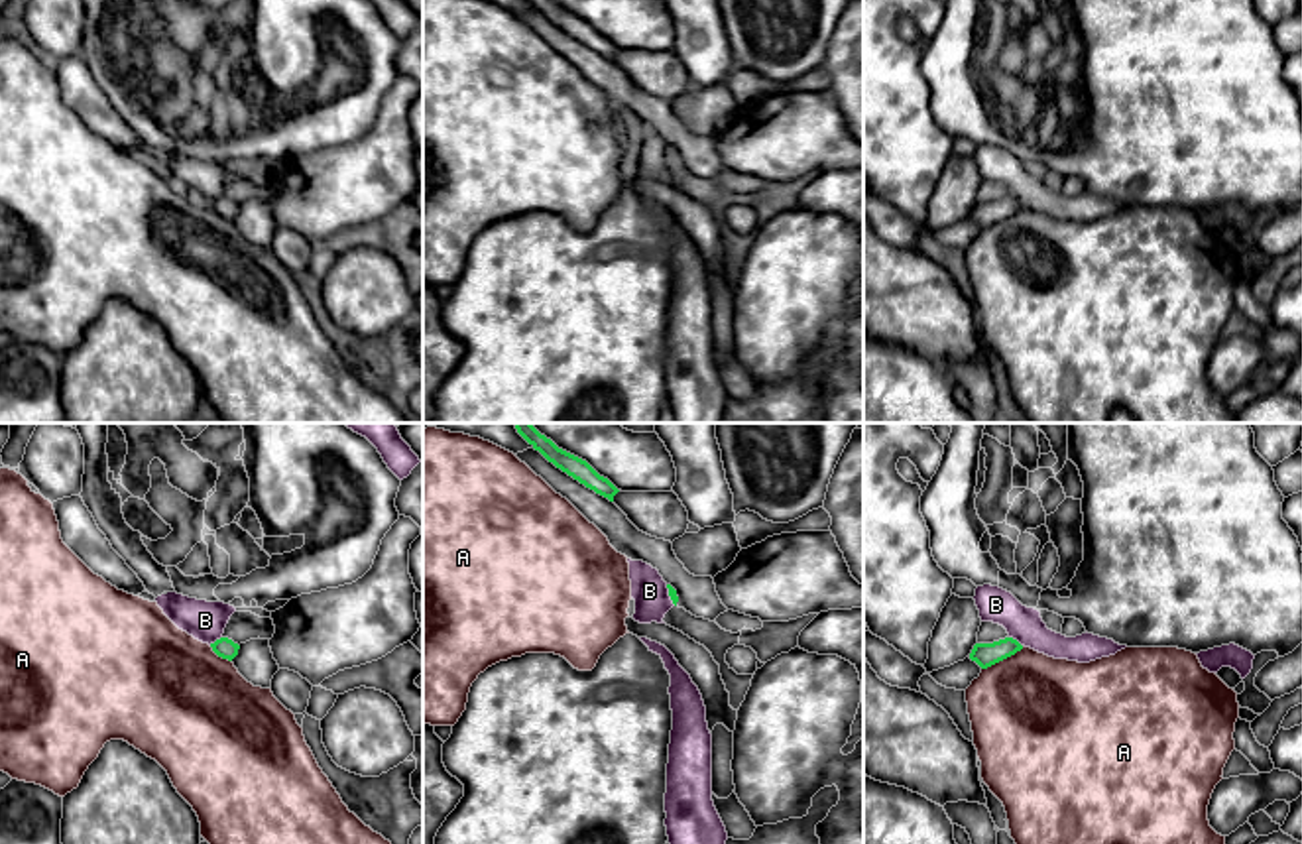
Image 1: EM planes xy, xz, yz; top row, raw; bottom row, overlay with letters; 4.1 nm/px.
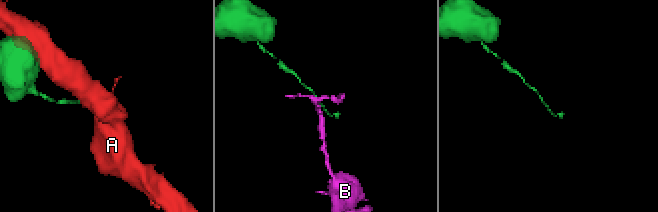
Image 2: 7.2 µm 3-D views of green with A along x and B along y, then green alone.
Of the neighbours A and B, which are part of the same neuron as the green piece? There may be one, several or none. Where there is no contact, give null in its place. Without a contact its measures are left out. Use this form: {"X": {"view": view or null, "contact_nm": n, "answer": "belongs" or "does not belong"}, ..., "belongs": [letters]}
{"A": {"view": "yz", "contact_nm": 200, "answer": "does not belong"}, "B": {"view": "yz", "contact_nm": 70, "answer": "does not belong"}, "belongs": []}

